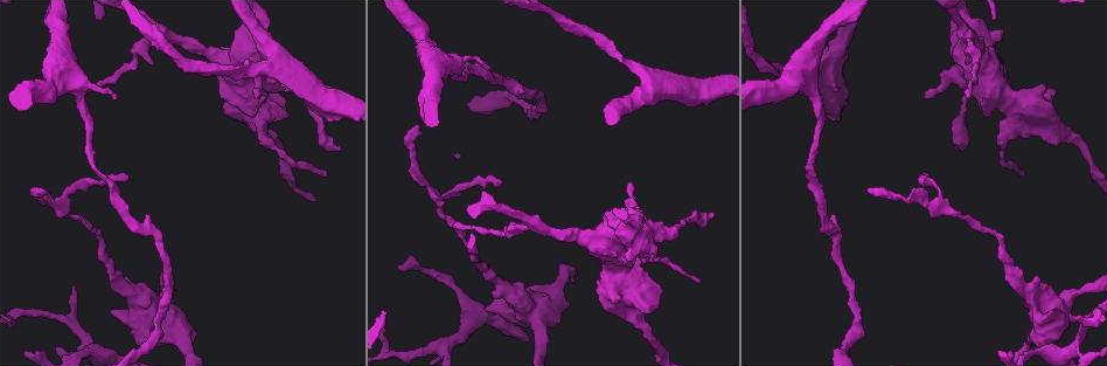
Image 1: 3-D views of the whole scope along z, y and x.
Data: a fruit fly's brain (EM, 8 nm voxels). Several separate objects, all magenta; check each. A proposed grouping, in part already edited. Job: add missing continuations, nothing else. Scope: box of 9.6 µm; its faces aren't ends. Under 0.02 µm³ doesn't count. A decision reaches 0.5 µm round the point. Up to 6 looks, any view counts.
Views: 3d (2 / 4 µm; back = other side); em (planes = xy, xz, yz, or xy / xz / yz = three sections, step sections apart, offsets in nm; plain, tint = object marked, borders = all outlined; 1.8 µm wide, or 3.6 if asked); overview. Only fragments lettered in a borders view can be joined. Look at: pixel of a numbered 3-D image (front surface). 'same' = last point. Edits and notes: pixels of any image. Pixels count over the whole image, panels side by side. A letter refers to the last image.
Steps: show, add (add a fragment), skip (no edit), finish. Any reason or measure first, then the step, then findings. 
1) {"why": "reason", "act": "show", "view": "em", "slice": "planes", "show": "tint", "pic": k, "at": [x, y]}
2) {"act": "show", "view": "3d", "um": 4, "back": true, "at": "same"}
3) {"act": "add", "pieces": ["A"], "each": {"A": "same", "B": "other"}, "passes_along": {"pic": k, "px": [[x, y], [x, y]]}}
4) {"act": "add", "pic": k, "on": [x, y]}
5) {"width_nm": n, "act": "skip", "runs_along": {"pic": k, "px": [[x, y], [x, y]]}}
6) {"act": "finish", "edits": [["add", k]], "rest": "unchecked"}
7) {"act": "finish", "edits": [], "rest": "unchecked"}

{"why": "free end", "act": "show", "view": "3d", "um": 2, "pic": 1, "at": [1009, 353]}

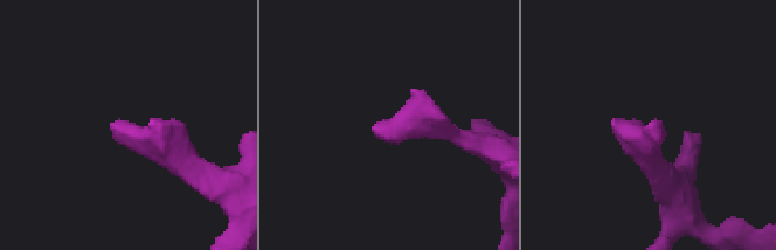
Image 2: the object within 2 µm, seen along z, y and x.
{"why": "shape alone is not enough", "act": "show", "view": "em", "slice": "planes", "show": "borders", "pic": 2, "at": [377, 123]}

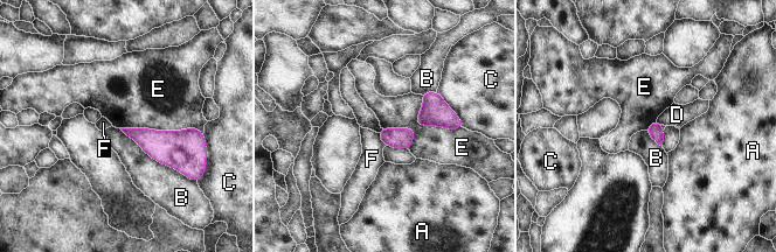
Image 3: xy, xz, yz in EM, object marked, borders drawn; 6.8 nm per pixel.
{"act": "skip", "each": {"A": "other", "B": "other", "C": "other", "D": "other", "E": "other", "F": "other"}, "border": {"pic": 3, "px": [[120, 127], [196, 127], [202, 134]]}, "found": "none of them fits"}

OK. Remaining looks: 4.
{"why": "an open end", "act": "show", "view": "em", "slice": "planes", "show": "borders", "pic": 1, "at": [128, 175]}

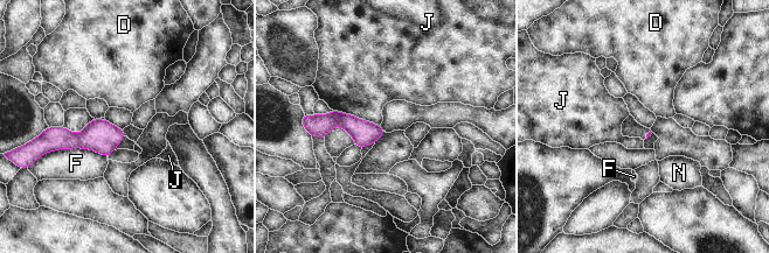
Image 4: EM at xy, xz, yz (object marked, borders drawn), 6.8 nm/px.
{"act": "skip", "each": {"D": "other", "F": "other", "J": "other", "N": "other"}, "runs_along": {"pic": 4, "px": [[316, 124], [381, 131]]}, "found": "no lettered fragment goes on from it"}

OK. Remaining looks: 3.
{"act": "show", "view": "3d", "um": 4, "pic": 1, "at": [866, 190]}

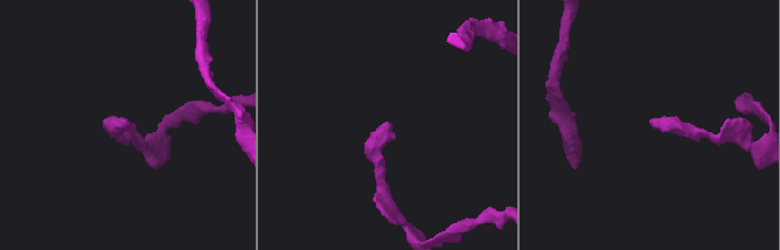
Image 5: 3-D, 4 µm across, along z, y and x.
{"why": "need the tissue", "act": "show", "view": "em", "slice": "planes", "show": "borders", "pic": 5, "at": [649, 123]}

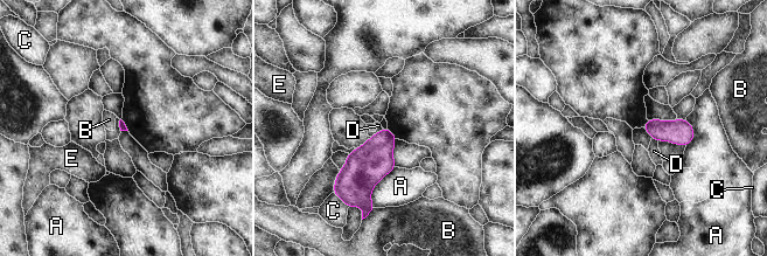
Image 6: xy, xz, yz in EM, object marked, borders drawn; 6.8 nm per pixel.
{"act": "skip", "each": {"A": "other", "B": "other", "C": "other", "D": "other", "E": "other"}, "border": {"pic": 6, "px": [[382, 128], [370, 137]]}, "found": "no lettered fragment goes on from it"}

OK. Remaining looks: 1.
{"act": "finish", "edits": [], "rest": "unchecked"}

